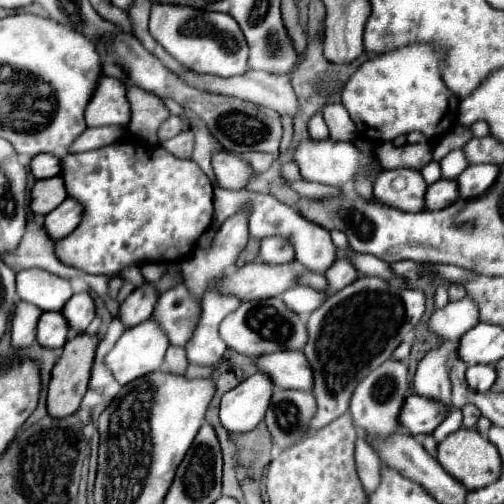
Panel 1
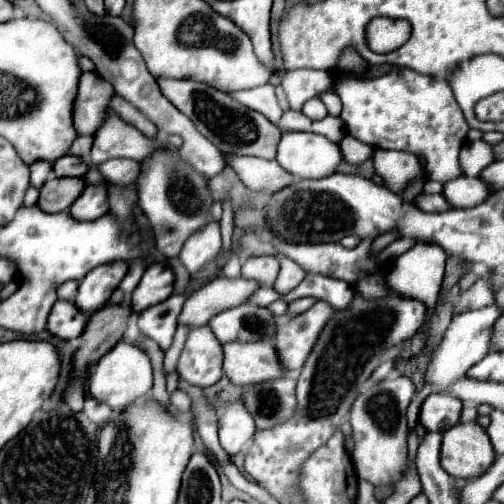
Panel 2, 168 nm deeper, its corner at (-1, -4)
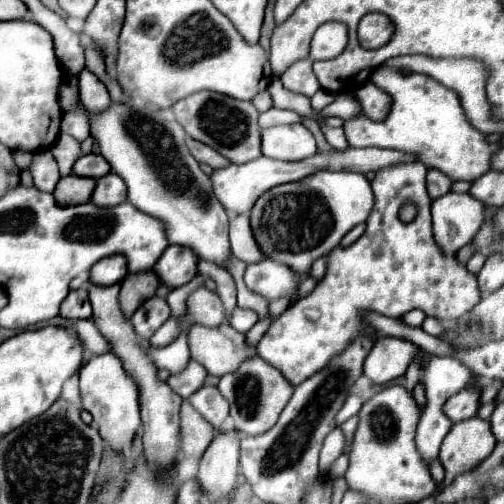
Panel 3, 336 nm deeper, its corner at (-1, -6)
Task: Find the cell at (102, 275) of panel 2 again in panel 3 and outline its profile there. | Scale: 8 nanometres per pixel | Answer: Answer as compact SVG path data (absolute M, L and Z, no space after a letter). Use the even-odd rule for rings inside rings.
M111 255L111 257L103 257L99 263L95 263L95 267L91 267L91 283L121 283L127 275L127 259L125 255Z

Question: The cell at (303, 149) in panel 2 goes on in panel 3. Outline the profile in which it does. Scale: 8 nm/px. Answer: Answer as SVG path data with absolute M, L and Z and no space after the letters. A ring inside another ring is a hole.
M301 123L261 129L261 153L271 159L301 161L317 153L315 137Z

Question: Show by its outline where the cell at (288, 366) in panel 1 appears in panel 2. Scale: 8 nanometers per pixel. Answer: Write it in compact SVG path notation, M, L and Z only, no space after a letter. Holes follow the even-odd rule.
M271 341L231 343L223 347L223 369L235 385L255 385L285 377L279 353Z

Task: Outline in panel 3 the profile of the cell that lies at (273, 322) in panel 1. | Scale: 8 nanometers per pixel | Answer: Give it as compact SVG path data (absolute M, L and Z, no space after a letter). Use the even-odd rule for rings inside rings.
M199 287L187 297L187 313L195 323L203 323L207 327L215 327L215 323L225 323L227 315L223 315L223 305L219 303L219 297Z

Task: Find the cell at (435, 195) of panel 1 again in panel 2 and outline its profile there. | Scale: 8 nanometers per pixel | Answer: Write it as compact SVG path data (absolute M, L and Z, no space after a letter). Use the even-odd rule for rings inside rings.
M457 177L451 179L443 185L443 197L451 207L465 209L465 207L475 207L483 197L487 197L491 191L489 187L479 179L479 177Z

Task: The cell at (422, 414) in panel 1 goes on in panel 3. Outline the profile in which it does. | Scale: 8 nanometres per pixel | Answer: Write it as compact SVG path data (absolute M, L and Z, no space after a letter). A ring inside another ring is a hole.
M477 383L465 387L463 391L459 391L457 395L453 395L445 403L445 415L453 423L475 417L477 415L477 409L479 409L479 395L481 395L481 391L477 389Z

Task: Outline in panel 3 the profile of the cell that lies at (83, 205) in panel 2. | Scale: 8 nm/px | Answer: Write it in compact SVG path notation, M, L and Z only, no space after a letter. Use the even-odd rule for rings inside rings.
M107 173L97 181L97 187L93 191L91 203L99 207L115 207L127 199L127 187L123 179L115 173Z

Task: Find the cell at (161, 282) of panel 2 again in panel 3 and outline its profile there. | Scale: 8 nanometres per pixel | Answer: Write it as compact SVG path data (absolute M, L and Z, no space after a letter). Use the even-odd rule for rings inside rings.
M169 245L153 269L159 279L163 279L163 285L179 287L197 275L197 261L199 257L191 247Z

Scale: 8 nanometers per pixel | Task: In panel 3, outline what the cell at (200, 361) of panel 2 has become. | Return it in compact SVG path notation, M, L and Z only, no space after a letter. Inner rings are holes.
M189 361L189 365L179 375L173 375L173 377L167 379L167 385L177 395L187 399L191 393L195 393L203 385L205 375L207 375L207 371L203 371L203 367L199 367L199 363L191 363Z

